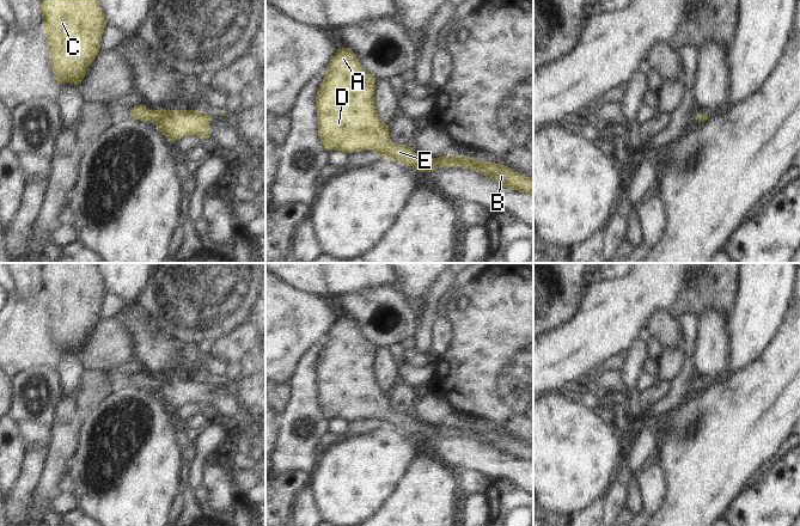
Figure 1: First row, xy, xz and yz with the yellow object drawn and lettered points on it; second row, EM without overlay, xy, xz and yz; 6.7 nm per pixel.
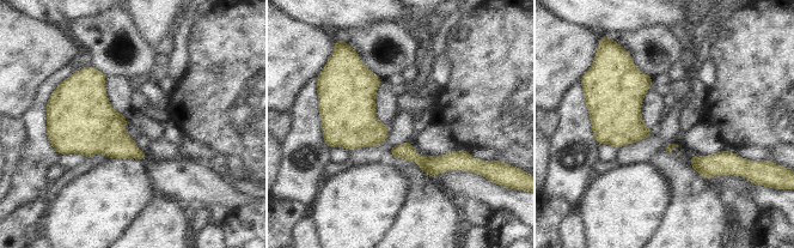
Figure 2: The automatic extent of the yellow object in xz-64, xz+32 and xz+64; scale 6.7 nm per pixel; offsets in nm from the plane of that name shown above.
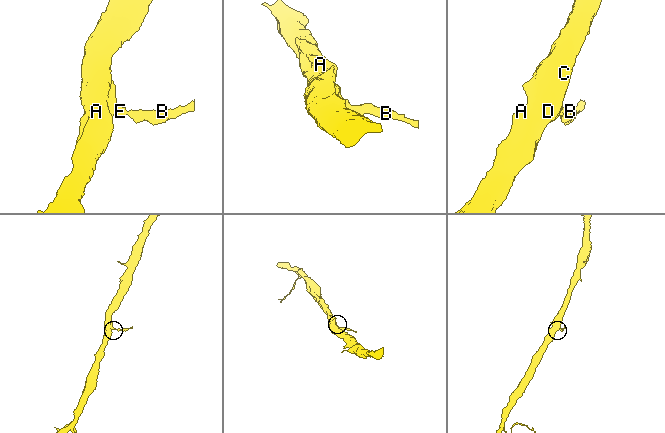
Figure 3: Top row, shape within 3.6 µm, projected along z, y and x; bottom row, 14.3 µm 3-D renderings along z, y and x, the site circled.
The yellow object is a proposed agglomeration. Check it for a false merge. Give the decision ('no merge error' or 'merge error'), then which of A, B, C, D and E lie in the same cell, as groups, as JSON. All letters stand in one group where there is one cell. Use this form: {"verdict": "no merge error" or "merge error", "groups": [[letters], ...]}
{"verdict": "no merge error", "groups": [["A", "B", "C", "D", "E"]]}

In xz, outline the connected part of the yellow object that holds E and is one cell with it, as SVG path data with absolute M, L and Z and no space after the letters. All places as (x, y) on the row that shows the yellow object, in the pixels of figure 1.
M340 45L325 69L326 75L317 91L316 108L318 136L328 152L341 149L350 154L374 151L383 158L415 166L422 173L439 166L474 169L500 185L533 194L533 178L493 160L478 161L454 153L438 159L419 159L411 146L392 143L389 124L379 118L374 108L377 78L360 66L348 48Z

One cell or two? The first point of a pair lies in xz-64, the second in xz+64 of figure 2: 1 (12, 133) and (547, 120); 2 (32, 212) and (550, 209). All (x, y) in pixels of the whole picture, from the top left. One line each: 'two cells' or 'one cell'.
1: one cell
2: one cell

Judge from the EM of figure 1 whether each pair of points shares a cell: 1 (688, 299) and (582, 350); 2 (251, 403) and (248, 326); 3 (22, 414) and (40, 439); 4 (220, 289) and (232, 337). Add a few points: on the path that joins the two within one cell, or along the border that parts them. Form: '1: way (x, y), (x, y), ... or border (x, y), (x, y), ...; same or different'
1: border (685, 281), (671, 310); different
2: way (251, 384), (251, 346); same
3: way (28, 420), (36, 428), (36, 433); same
4: border (250, 312), (250, 316), (242, 324), (213, 341); different

